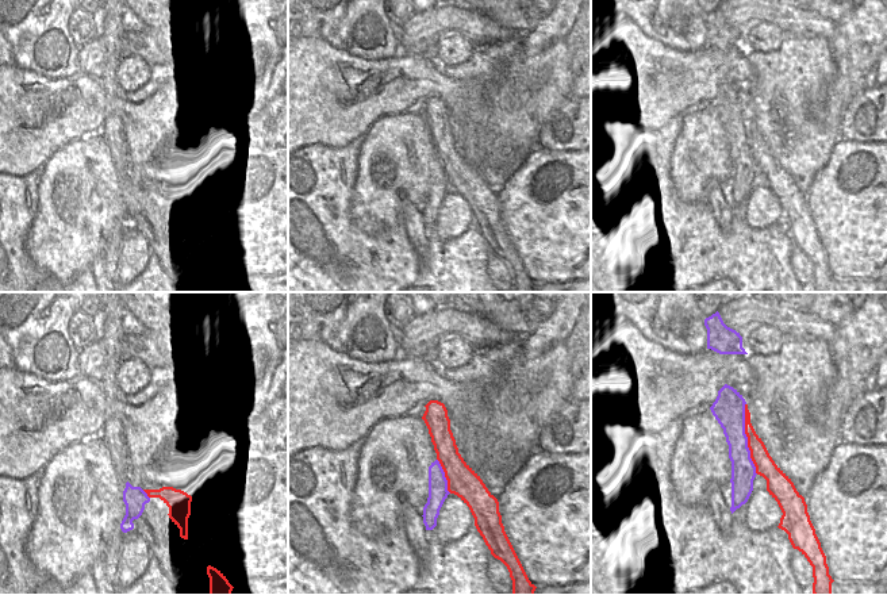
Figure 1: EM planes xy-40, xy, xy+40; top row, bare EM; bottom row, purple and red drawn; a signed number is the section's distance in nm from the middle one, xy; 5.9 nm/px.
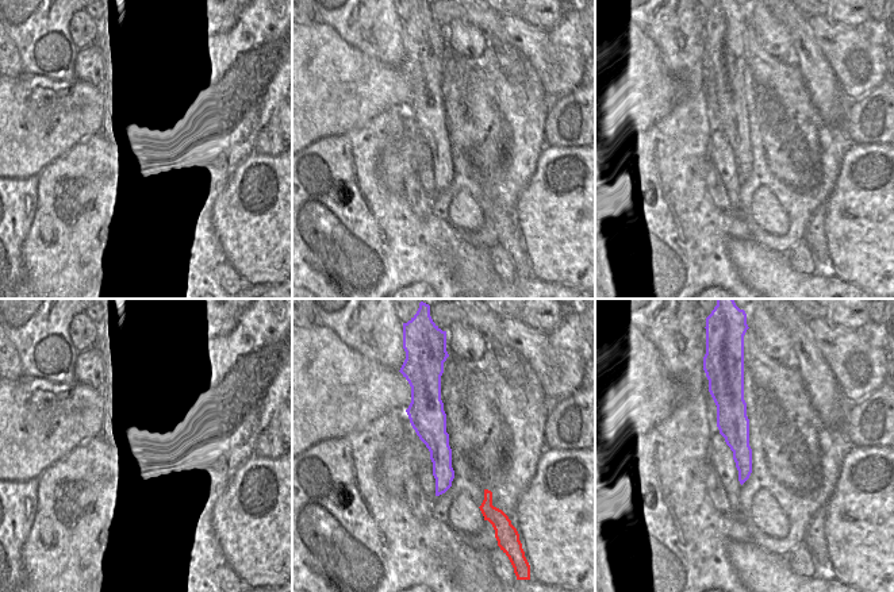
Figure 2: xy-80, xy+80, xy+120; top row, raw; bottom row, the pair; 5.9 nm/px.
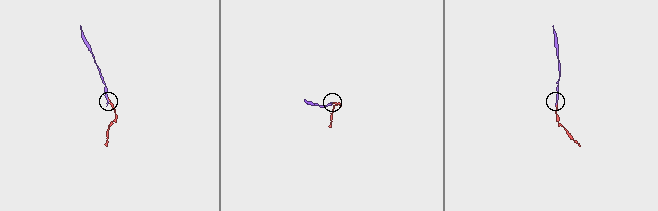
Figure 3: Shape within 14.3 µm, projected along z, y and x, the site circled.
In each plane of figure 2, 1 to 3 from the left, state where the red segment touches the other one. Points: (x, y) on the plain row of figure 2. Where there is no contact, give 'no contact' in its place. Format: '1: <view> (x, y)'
1: no contact
2: no contact
3: no contact

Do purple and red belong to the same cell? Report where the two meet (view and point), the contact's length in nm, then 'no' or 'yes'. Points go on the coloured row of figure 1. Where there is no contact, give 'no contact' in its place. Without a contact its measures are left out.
xy+40 (747, 438) | 440 nm | yes

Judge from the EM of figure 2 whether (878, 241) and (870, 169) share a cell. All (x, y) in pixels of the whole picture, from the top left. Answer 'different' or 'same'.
same

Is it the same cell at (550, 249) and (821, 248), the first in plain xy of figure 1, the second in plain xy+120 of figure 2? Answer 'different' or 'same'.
different

